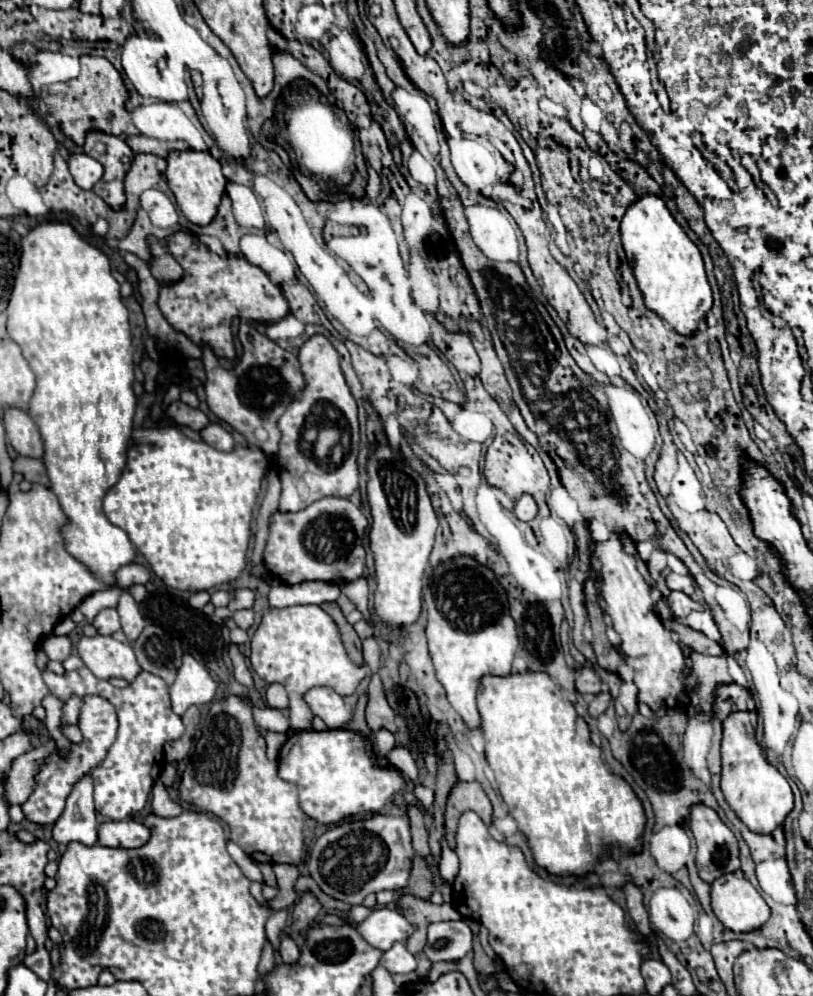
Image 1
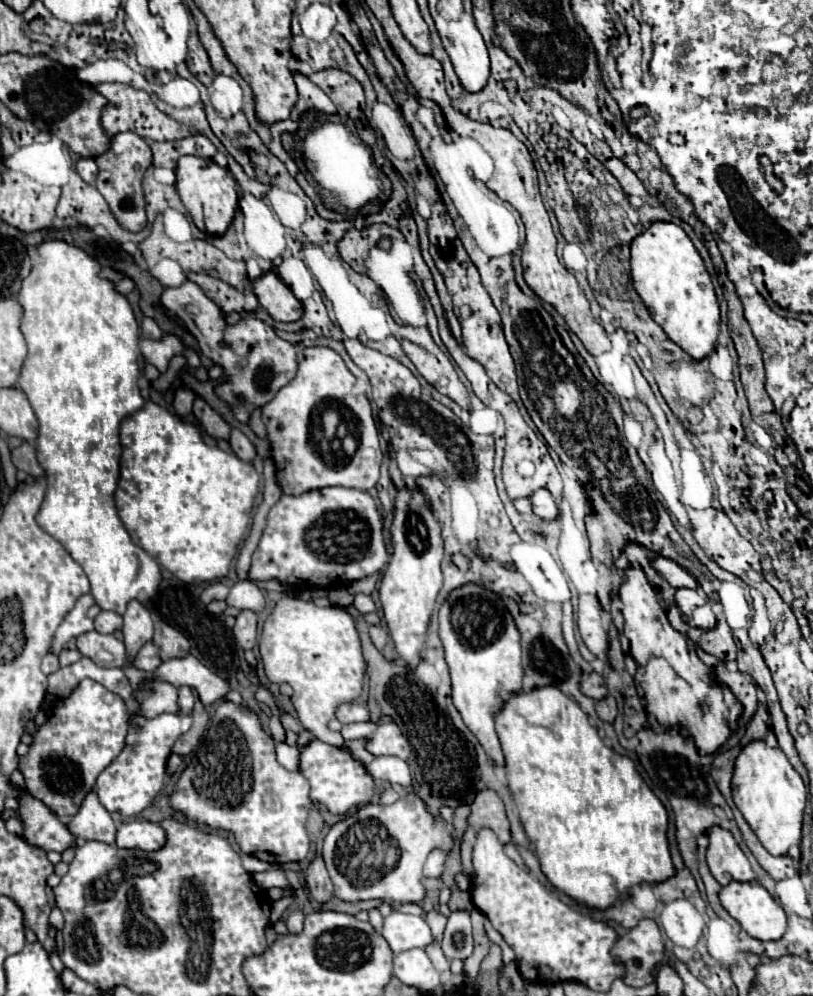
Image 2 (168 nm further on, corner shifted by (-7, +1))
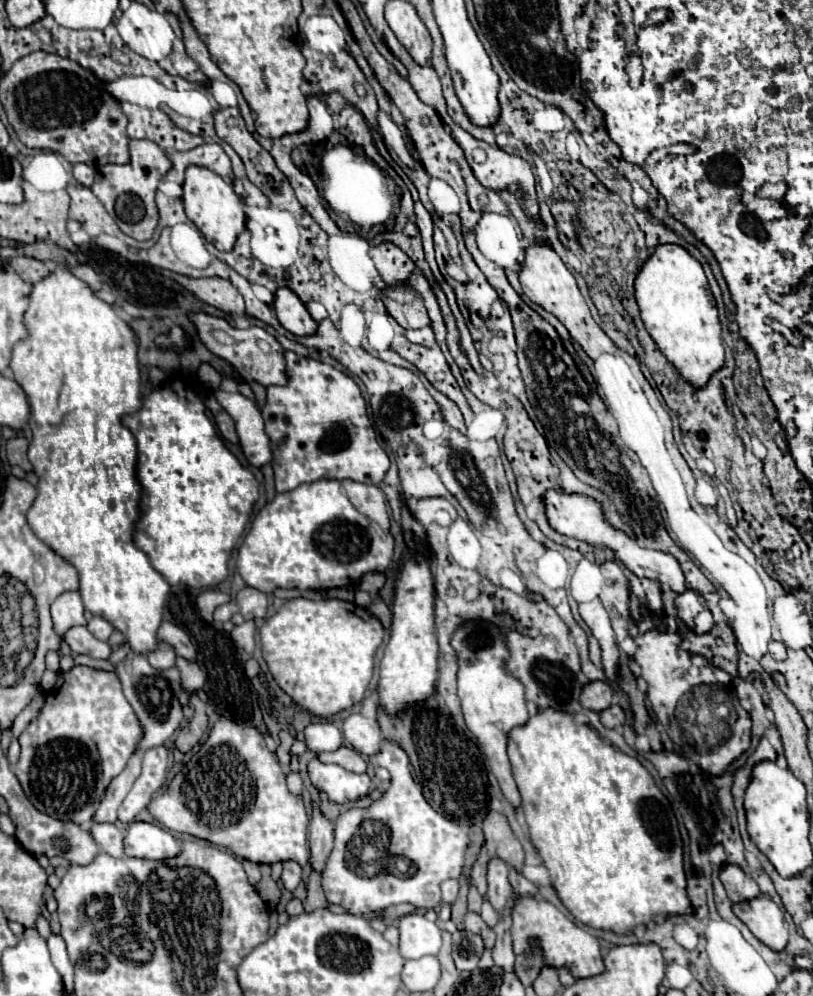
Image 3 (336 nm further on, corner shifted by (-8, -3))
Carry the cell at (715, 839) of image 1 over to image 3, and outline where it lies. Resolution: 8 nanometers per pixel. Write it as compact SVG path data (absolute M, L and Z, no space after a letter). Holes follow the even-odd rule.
M726 865L720 871L720 881L724 883L726 893L728 893L732 903L750 901L750 899L760 895L756 881L746 871L742 871L738 865Z

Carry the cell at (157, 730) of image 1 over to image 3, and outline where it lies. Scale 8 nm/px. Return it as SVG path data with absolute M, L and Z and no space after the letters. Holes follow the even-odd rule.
M164 745L152 747L144 753L144 771L136 779L134 787L126 795L122 807L118 809L118 819L122 823L132 823L132 819L146 809L152 795L164 785L168 767L168 749Z

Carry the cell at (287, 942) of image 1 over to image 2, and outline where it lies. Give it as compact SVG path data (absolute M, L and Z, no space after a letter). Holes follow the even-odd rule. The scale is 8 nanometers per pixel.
M293 911L287 919L287 929L291 935L299 935L303 931L303 913L301 911Z

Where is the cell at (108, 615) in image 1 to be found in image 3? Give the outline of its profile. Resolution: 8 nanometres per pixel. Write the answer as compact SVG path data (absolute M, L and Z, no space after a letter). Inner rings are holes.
M92 617L86 627L88 627L88 631L90 631L96 639L100 639L100 641L106 641L106 639L112 635L112 631L114 631L114 627L112 627L106 619L102 619L102 617Z

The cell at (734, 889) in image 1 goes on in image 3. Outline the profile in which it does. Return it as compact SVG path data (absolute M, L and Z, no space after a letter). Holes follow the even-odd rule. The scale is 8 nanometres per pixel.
M760 895L752 901L734 903L736 917L746 923L746 927L768 945L772 951L782 951L788 943L788 927L780 907L766 895Z

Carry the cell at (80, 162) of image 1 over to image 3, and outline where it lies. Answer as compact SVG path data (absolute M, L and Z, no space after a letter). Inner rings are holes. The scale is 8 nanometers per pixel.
M74 163L72 165L72 177L84 185L84 187L90 187L94 183L94 175L96 175L96 169L86 165L86 163Z

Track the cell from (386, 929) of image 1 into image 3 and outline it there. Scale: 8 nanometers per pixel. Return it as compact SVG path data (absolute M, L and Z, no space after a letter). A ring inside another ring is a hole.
M422 913L406 915L398 921L400 929L400 955L404 959L420 959L436 955L442 947L442 929L438 923L428 921Z

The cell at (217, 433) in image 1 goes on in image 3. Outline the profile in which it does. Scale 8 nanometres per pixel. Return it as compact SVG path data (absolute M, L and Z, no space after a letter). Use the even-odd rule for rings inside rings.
M222 389L214 391L216 401L236 421L236 431L240 437L242 451L254 467L262 467L272 461L272 443L264 429L264 419L260 409L240 393L226 393Z

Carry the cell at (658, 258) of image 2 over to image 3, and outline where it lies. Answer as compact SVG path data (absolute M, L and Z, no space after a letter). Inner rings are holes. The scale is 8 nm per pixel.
M678 245L656 247L654 255L644 263L644 267L636 277L636 301L640 307L640 317L644 321L644 327L658 345L660 353L678 369L684 381L688 381L696 389L704 387L710 381L710 377L724 365L724 345L720 337L720 319L718 319L716 301L714 295L710 293L710 285L702 265L686 249Z

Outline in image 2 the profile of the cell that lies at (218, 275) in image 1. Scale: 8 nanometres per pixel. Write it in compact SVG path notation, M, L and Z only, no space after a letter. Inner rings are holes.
M267 271L251 281L251 291L257 295L259 303L275 321L297 321L303 315L303 305L277 273Z

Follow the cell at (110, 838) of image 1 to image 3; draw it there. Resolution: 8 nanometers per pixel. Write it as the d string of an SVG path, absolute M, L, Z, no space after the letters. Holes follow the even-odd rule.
M130 823L126 831L126 855L142 859L170 859L182 851L182 843L170 831L152 823Z

